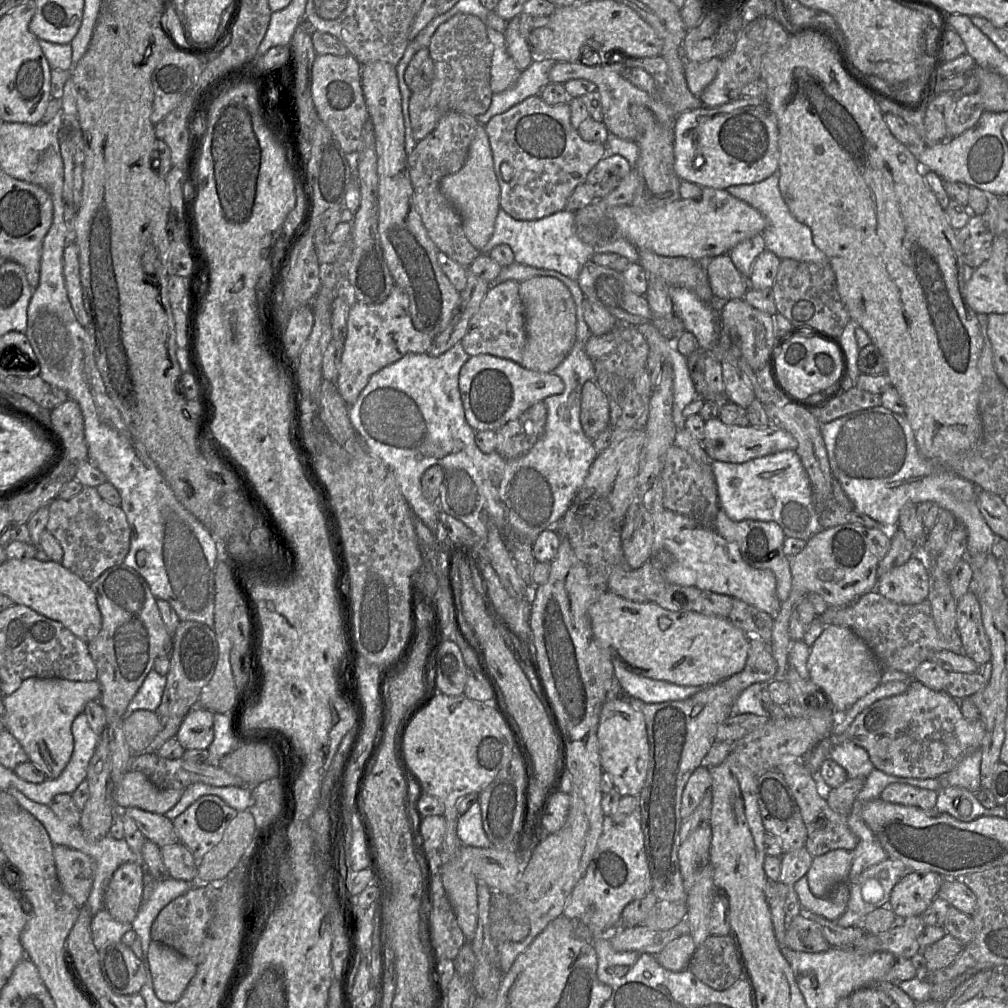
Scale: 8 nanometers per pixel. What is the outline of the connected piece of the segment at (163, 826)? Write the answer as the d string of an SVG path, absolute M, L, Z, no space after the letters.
M138 808L118 809L134 820L146 840L159 848L178 843L173 822L165 815L146 812Z

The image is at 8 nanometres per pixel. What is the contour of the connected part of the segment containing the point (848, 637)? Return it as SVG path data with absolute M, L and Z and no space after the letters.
M839 625L827 626L813 644L807 669L809 679L827 694L837 714L845 714L854 703L879 686L884 672L870 647L851 629Z

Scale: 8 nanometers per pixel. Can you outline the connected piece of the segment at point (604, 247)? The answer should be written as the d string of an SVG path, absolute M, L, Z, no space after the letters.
M500 208L494 232L480 252L488 254L497 245L507 244L513 250L515 262L555 270L577 282L584 265L597 253L616 253L630 262L638 262L638 249L624 238L597 245L582 242L574 231L574 219L575 212L564 209L538 220L522 221L512 218Z

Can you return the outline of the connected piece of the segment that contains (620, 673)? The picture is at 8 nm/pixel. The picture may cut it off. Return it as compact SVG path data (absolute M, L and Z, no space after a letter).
M614 665L614 677L623 693L646 703L662 703L687 699L705 687L682 686L664 680L655 680L634 674L620 665Z

